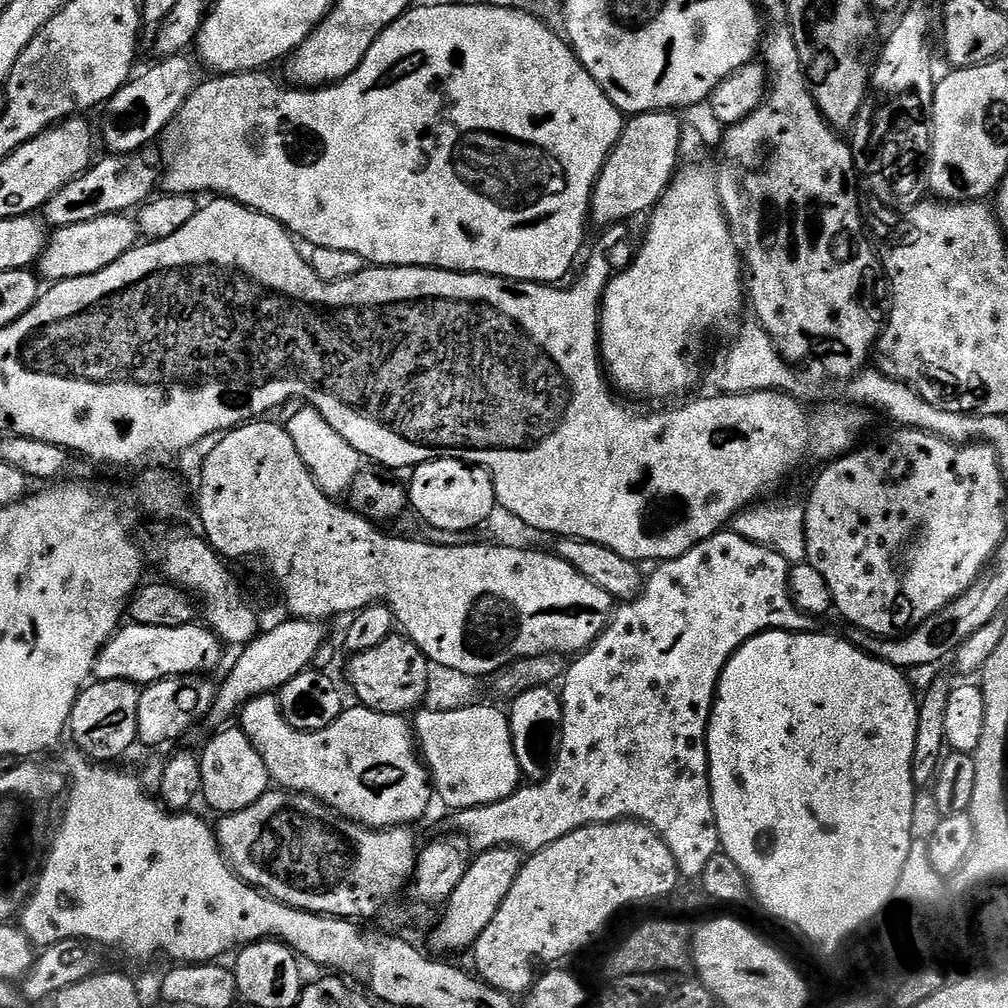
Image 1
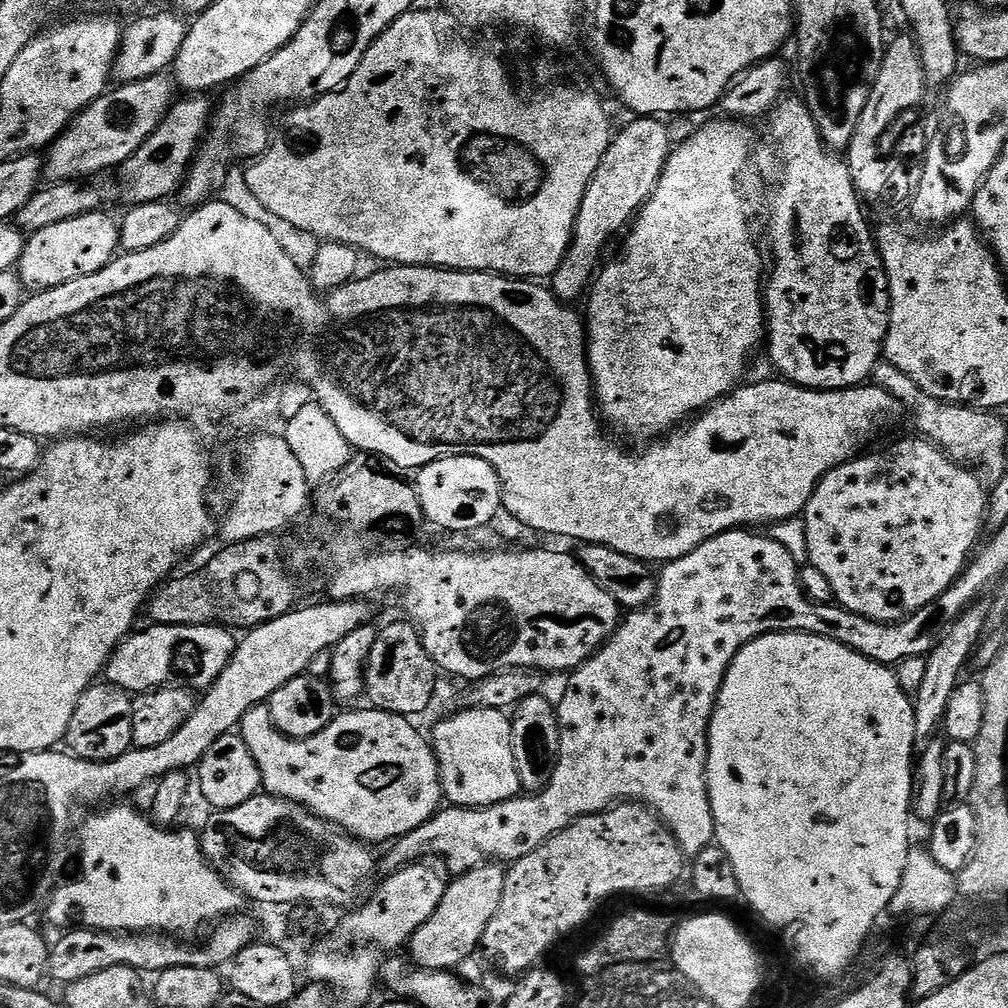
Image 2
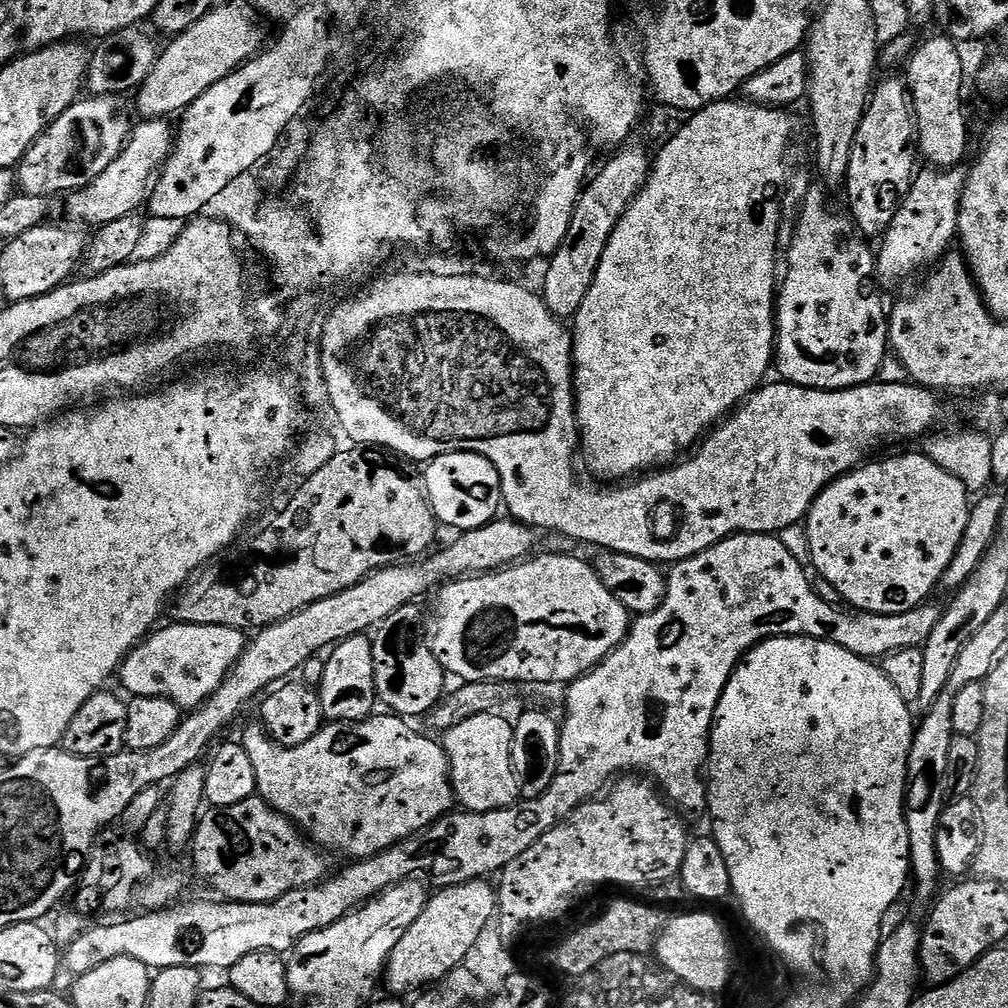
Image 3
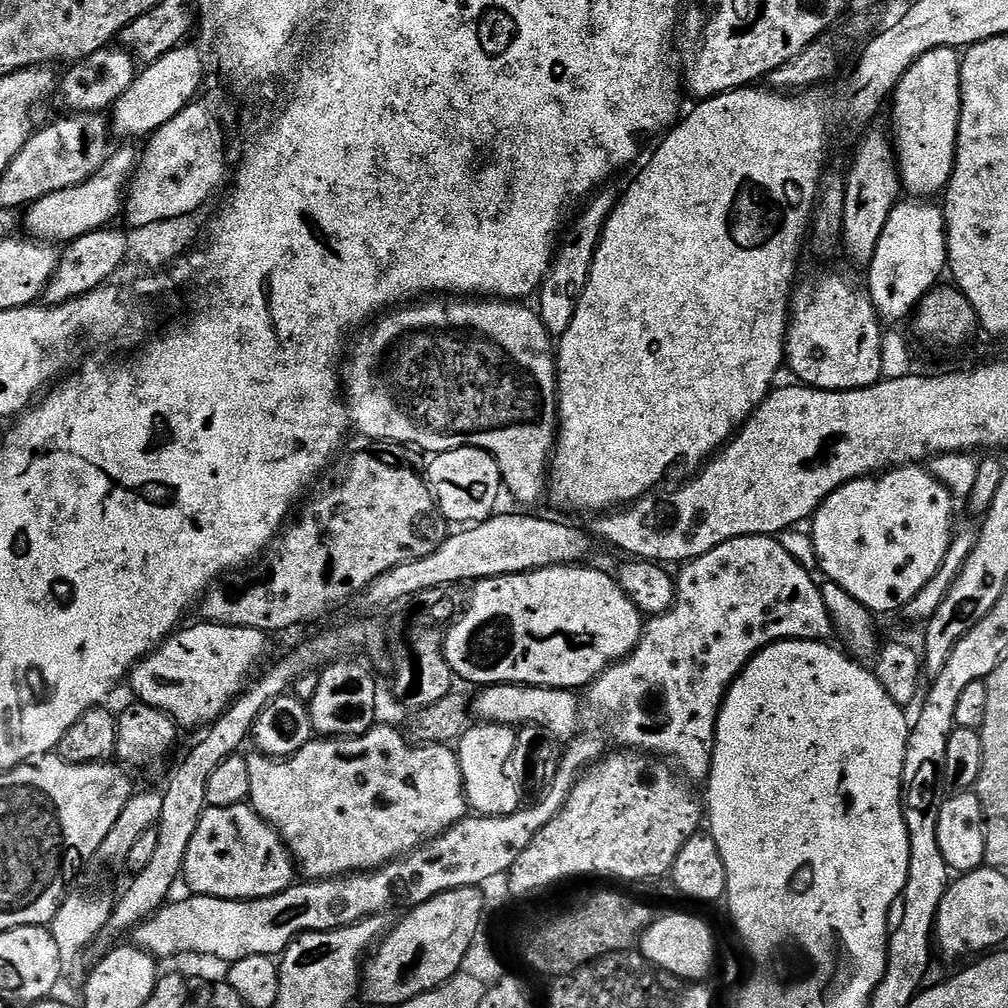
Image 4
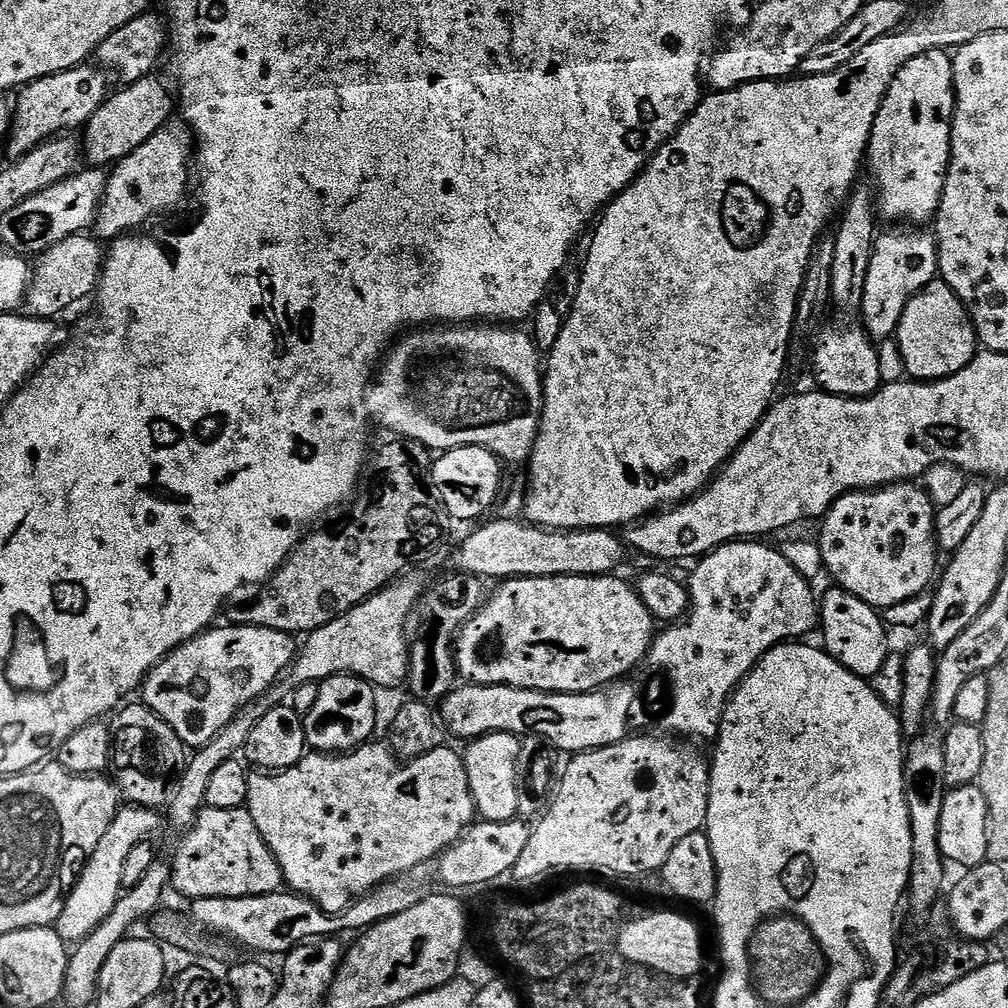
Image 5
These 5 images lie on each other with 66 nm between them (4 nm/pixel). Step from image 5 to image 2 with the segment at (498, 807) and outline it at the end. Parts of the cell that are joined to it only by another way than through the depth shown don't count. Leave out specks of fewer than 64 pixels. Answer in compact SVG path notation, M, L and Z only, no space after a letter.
M465 707L437 725L431 734L430 743L440 767L443 799L449 805L458 808L489 808L521 795L518 766L514 766L512 721L508 712Z

